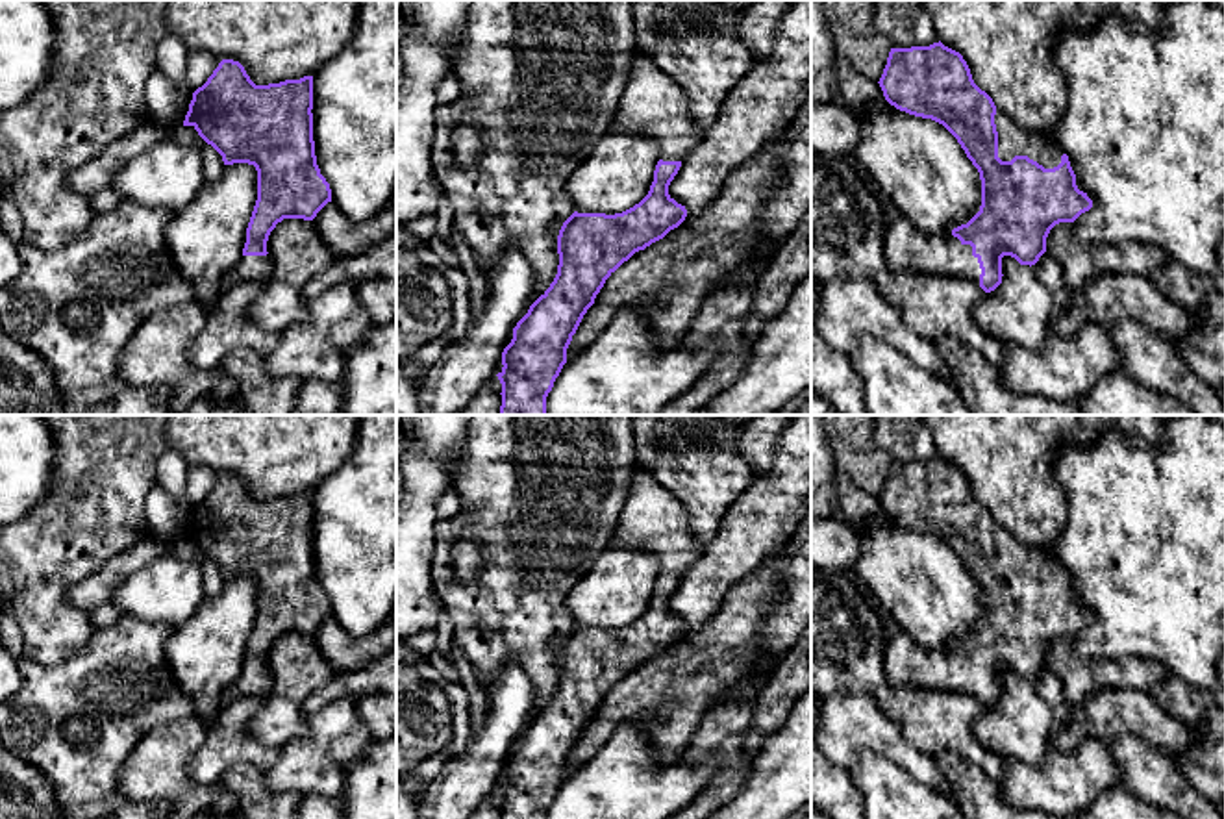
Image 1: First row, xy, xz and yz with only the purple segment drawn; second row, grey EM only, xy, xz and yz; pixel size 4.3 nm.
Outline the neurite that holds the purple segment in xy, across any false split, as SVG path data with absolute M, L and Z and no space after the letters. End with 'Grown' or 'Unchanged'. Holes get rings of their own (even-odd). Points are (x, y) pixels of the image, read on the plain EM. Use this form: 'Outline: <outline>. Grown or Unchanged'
Outline: M222 474L207 497L193 508L183 541L193 541L198 550L222 571L224 580L248 578L257 586L257 615L246 643L243 673L224 691L222 708L237 699L269 695L272 687L272 674L267 667L267 656L276 639L283 634L313 636L317 628L331 617L330 598L317 580L311 524L313 491L256 500L244 482L233 474Z. Grown

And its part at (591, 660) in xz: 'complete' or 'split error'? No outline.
split error

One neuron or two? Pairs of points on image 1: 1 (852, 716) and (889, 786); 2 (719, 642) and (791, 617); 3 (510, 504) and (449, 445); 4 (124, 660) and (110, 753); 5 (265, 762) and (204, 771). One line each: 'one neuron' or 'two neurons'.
1: two neurons
2: two neurons
3: two neurons
4: one neuron
5: one neuron

